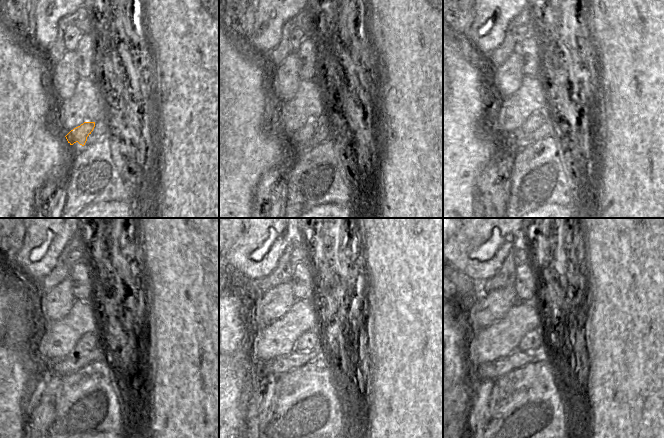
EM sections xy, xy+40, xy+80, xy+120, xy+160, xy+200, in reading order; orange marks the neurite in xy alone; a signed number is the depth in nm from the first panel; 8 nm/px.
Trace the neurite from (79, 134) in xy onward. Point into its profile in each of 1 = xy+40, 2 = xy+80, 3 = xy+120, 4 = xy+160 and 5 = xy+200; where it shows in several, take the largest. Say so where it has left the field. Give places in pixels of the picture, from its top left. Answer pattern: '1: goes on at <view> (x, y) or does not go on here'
1: goes on at xy+40 (304, 134)
2: goes on at xy+80 (539, 117)
3: goes on at xy+120 (88, 342)
4: goes on at xy+160 (308, 341)
5: goes on at xy+200 (533, 342)

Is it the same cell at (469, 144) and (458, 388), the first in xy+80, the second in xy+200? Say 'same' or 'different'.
same

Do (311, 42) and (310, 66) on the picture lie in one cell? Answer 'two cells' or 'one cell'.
one cell

